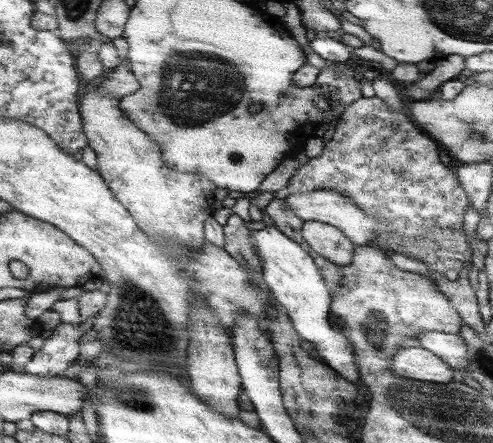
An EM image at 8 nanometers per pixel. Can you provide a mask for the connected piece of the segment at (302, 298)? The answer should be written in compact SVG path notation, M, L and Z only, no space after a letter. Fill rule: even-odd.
M274 225L252 227L252 245L257 250L258 256L262 261L262 276L265 285L273 296L276 304L289 316L294 330L304 341L312 342L324 364L330 369L337 372L340 379L346 379L354 385L359 380L359 370L355 363L355 354L351 342L343 335L342 332L334 330L331 323L331 291L328 290L324 282L319 266L316 266L312 260L309 250L304 249L298 242L292 238L287 238Z

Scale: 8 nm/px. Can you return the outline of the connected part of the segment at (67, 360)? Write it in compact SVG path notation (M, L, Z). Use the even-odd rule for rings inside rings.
M60 323L53 330L53 336L35 351L28 364L26 373L38 376L60 377L78 358L78 339L82 336L80 324Z

